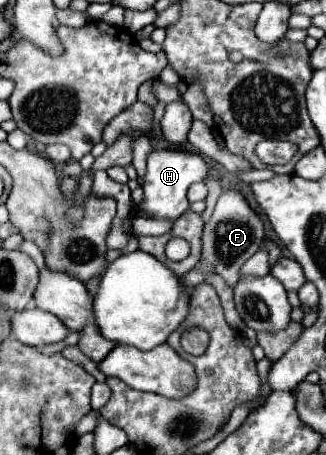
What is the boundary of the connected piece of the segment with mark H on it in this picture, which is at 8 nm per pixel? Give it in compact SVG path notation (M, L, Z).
M154 150L154 152L150 152L148 172L142 182L144 198L136 206L136 210L140 214L146 214L148 218L156 218L156 220L170 220L170 222L178 220L190 208L190 202L186 200L188 188L194 182L204 180L206 172L208 172L206 162L194 152L184 152L184 150Z

